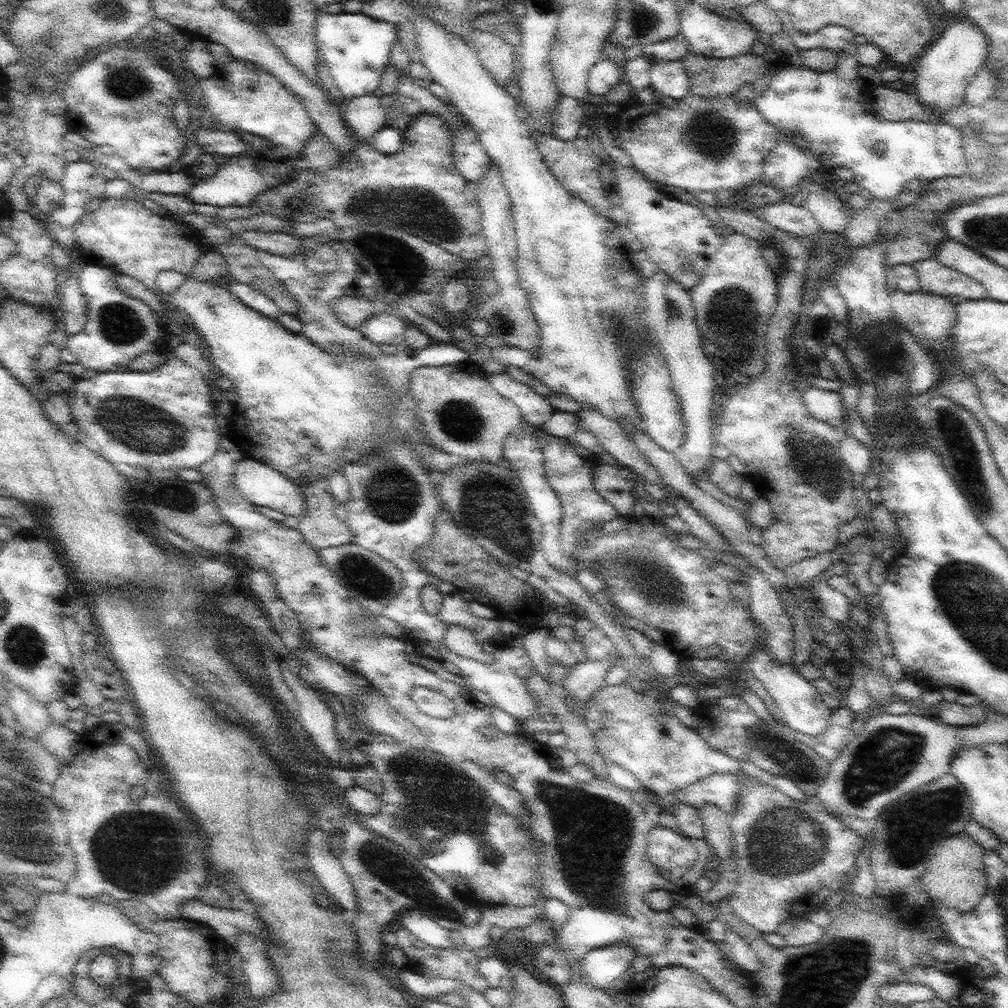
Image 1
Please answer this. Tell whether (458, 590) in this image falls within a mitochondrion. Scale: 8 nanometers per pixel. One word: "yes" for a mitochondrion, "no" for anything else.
no

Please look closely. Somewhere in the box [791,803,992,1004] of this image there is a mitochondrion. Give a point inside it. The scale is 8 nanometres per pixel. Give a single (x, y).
(860, 948)

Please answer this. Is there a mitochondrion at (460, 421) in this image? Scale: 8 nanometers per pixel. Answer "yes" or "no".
yes

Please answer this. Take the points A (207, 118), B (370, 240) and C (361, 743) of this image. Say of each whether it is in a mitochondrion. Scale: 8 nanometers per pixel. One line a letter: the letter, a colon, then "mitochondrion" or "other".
A: other
B: mitochondrion
C: other

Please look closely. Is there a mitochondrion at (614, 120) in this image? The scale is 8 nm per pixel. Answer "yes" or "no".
no

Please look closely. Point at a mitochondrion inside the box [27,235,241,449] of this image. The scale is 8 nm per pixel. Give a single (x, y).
(119, 324)

